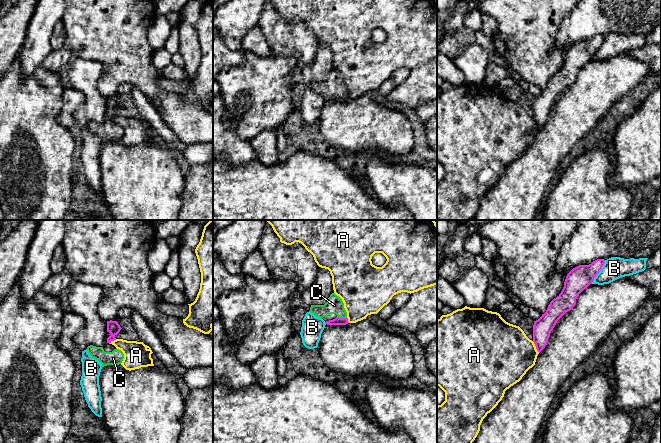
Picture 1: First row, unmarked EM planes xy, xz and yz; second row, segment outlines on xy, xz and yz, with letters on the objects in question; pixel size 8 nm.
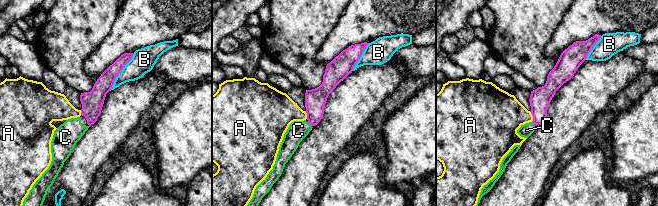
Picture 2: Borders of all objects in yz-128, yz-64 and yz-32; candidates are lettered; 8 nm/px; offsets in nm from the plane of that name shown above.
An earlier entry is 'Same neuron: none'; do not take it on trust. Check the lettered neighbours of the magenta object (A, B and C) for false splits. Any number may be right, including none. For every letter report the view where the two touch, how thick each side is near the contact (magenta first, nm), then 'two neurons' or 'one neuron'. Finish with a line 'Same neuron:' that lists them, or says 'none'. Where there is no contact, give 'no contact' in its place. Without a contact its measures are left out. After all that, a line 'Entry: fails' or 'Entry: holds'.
A: meets magenta in yz; 150 nm thick on the magenta side, 440 nm on the other; two neurons
B: meets magenta in yz; 190 nm thick on the magenta side, 180 nm on the other; two neurons
C: meets magenta in xz; 60 nm thick on the magenta side, 140 nm on the other; one neuron
Same neuron: C
Entry: fails

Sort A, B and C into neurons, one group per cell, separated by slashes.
A / B / C

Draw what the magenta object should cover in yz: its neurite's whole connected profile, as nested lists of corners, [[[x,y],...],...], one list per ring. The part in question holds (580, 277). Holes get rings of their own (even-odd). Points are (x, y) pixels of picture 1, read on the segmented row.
[[[597,259],[589,265],[579,265],[567,274],[561,293],[550,302],[546,312],[534,321],[533,342],[539,353],[547,345],[557,321],[576,305],[577,297],[592,284],[604,263],[604,259]]]

